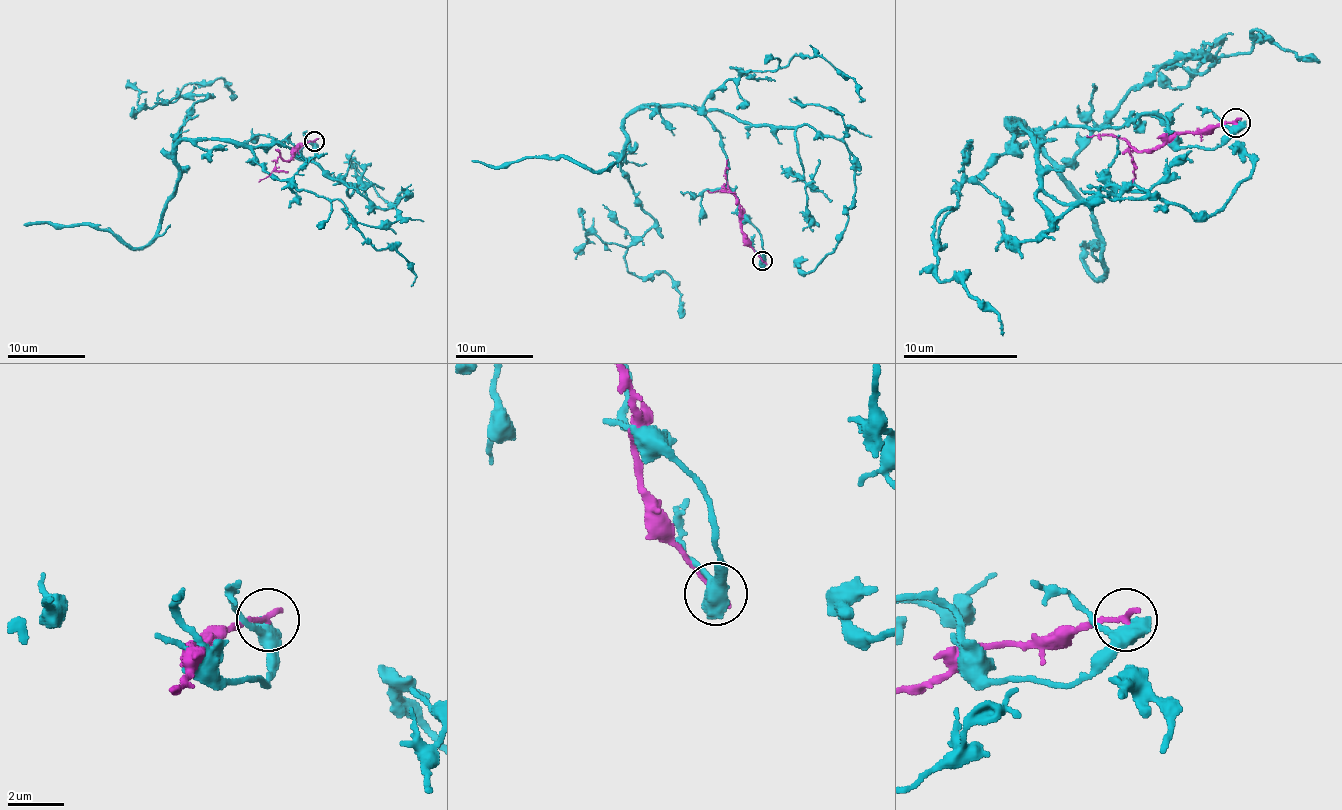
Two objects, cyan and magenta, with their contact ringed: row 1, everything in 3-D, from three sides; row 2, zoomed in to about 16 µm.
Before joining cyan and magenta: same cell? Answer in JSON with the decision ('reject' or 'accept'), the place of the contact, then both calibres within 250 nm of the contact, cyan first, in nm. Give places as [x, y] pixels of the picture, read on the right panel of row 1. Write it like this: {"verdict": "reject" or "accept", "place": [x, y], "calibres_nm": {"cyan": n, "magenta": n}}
{"verdict": "reject", "place": [1235, 122], "calibres_nm": {"cyan": 550, "magenta": 240}}

